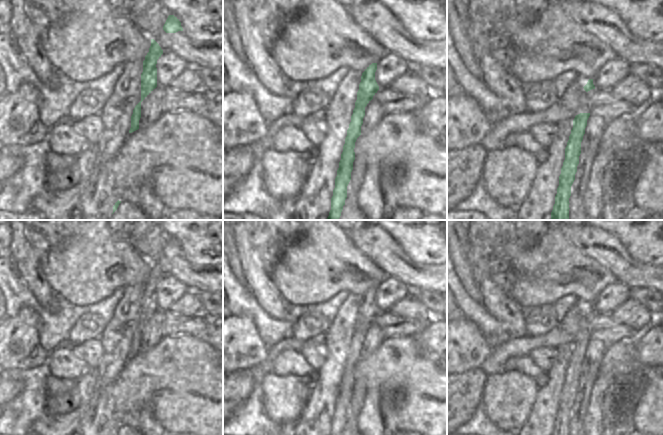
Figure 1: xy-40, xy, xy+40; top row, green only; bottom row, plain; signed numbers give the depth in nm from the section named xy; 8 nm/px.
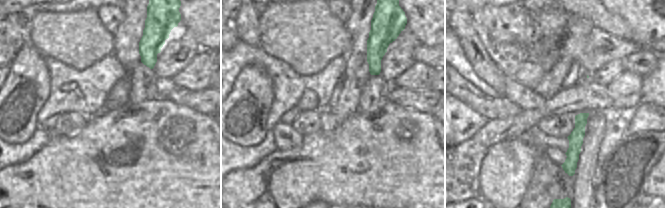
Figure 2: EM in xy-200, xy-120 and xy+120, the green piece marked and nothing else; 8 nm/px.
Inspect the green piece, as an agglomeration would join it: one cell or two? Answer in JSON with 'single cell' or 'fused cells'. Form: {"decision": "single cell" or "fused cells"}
{"decision": "single cell"}

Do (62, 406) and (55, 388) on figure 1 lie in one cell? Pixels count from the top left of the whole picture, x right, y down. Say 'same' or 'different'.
same

